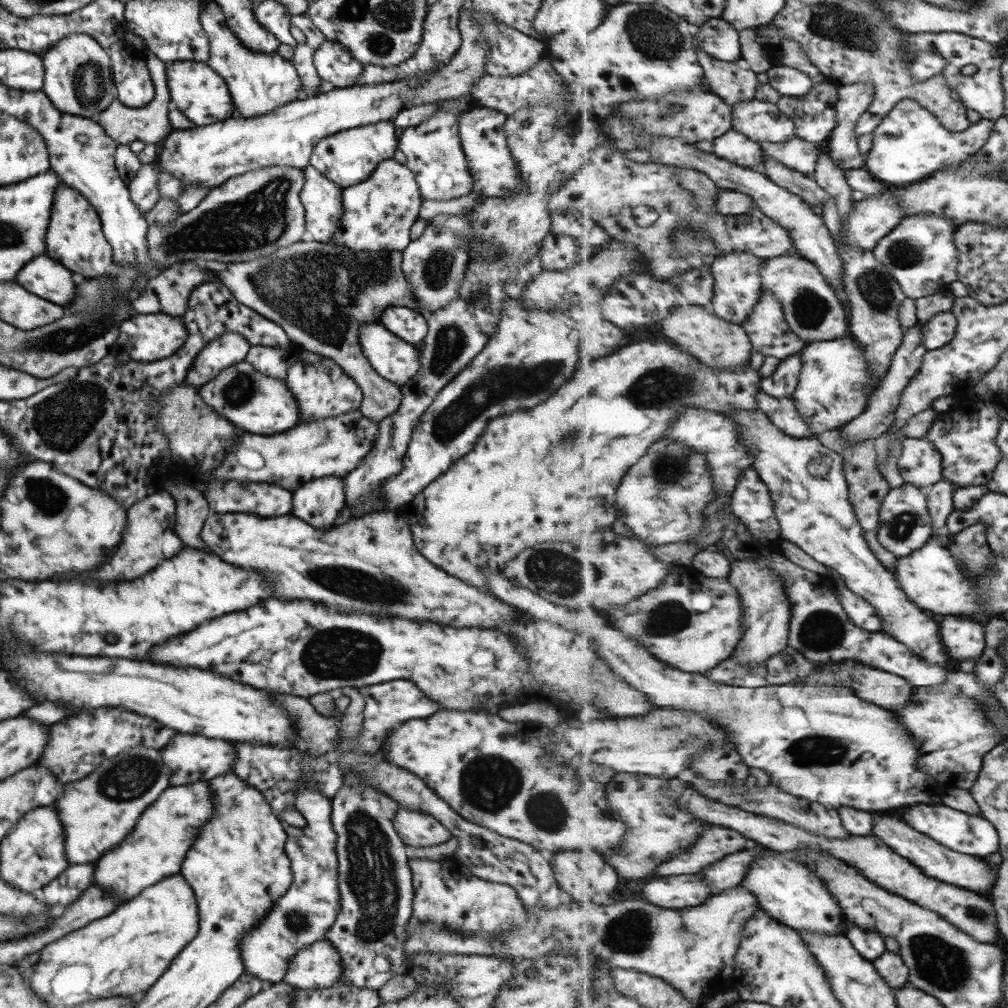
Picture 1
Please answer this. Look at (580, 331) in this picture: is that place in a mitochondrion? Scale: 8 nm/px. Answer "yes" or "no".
no

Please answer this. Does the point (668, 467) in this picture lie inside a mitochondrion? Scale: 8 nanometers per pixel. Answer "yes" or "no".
yes

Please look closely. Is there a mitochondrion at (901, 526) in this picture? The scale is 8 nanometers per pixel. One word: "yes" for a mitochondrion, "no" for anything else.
yes

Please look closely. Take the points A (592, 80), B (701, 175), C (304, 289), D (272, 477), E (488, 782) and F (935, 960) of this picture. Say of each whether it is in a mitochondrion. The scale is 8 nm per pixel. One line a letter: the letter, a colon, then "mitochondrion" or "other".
A: other
B: other
C: mitochondrion
D: other
E: mitochondrion
F: mitochondrion

